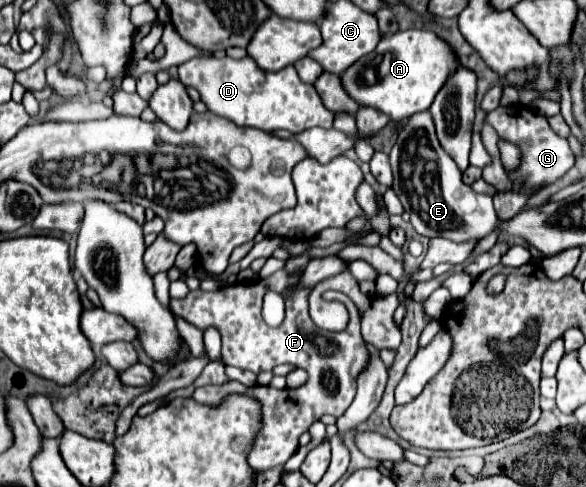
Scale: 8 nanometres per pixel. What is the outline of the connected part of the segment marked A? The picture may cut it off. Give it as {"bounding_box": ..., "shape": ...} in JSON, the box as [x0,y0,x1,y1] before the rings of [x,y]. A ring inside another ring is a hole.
{"bounding_box":[339,30,453,120],"shape":[[[405,30],[381,38],[371,54],[359,58],[347,68],[347,72],[339,74],[339,78],[345,92],[359,106],[375,108],[391,120],[405,120],[407,116],[431,106],[453,64],[451,46],[433,30]]]}

